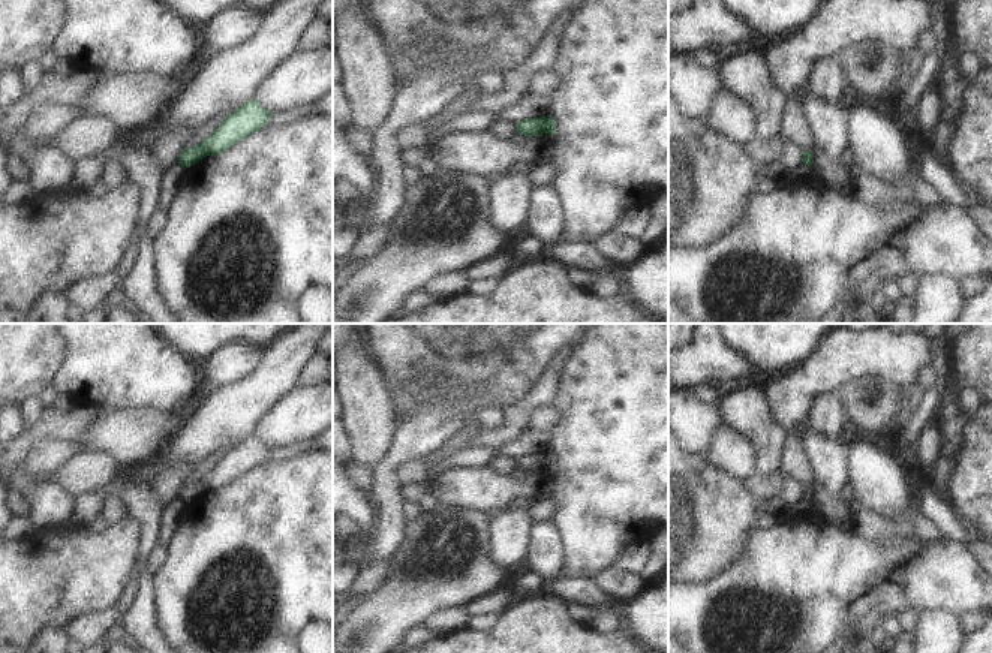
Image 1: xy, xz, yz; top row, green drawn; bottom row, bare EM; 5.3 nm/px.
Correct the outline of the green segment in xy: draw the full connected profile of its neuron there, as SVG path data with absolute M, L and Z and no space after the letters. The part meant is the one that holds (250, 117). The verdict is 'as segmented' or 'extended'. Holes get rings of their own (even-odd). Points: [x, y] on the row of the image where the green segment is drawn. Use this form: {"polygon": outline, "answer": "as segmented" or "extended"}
{"polygon": "M250 99L228 115L201 144L192 148L184 147L178 163L186 169L207 156L228 151L237 142L265 127L271 115L273 112L265 109L256 99Z", "answer": "as segmented"}

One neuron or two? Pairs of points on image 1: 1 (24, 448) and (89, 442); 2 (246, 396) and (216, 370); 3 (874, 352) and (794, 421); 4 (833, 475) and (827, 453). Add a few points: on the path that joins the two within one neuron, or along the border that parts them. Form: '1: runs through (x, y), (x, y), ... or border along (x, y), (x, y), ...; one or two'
1: border along (104, 417), (77, 441); two
2: border along (261, 364), (242, 381), (212, 388); two
3: runs through (850, 355), (844, 355), (802, 397); one
4: runs through (830, 469), (829, 459); one

